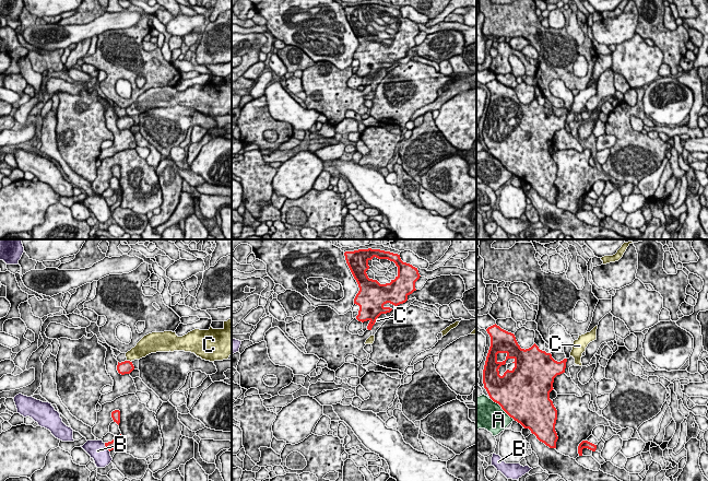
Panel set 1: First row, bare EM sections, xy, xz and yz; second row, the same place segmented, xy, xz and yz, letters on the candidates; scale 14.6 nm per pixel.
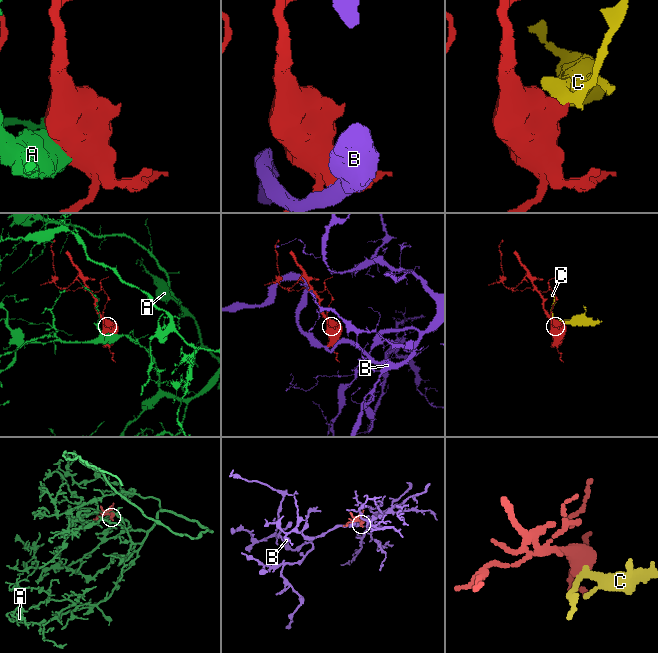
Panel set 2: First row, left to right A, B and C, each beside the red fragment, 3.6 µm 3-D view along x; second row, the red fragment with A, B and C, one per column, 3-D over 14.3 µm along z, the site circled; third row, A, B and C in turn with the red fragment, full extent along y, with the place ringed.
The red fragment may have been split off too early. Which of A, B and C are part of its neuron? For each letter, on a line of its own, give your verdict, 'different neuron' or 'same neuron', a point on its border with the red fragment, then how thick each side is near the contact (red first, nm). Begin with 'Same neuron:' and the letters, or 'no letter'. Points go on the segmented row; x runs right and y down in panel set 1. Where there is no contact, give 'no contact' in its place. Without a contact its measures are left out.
Same neuron: no letter
A: different neuron; contact yz (503, 409); calibres 500 and 420 nm
B: different neuron; contact xy (106, 447); calibres 130 and 280 nm
C: different neuron; contact xy (129, 361); calibres 190 and 220 nm

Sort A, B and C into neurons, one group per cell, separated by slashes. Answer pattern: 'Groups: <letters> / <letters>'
Groups: A / B / C

